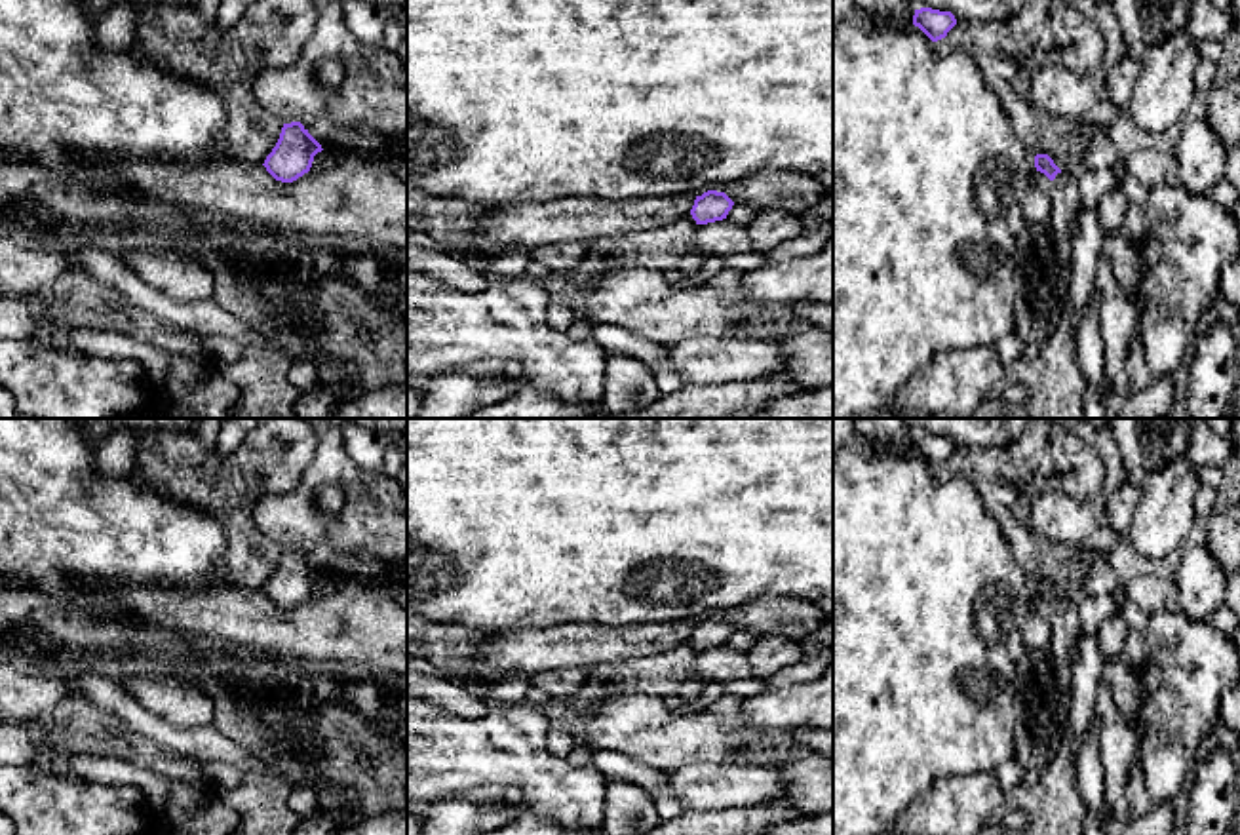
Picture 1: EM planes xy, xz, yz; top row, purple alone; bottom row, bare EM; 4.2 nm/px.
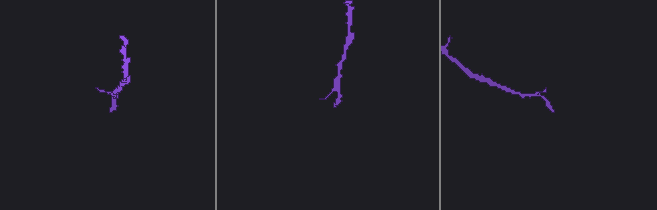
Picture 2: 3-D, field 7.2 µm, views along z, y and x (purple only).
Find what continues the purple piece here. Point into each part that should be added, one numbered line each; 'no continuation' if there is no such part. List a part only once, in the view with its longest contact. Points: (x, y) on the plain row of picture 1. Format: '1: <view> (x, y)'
1: yz (1064, 617)

